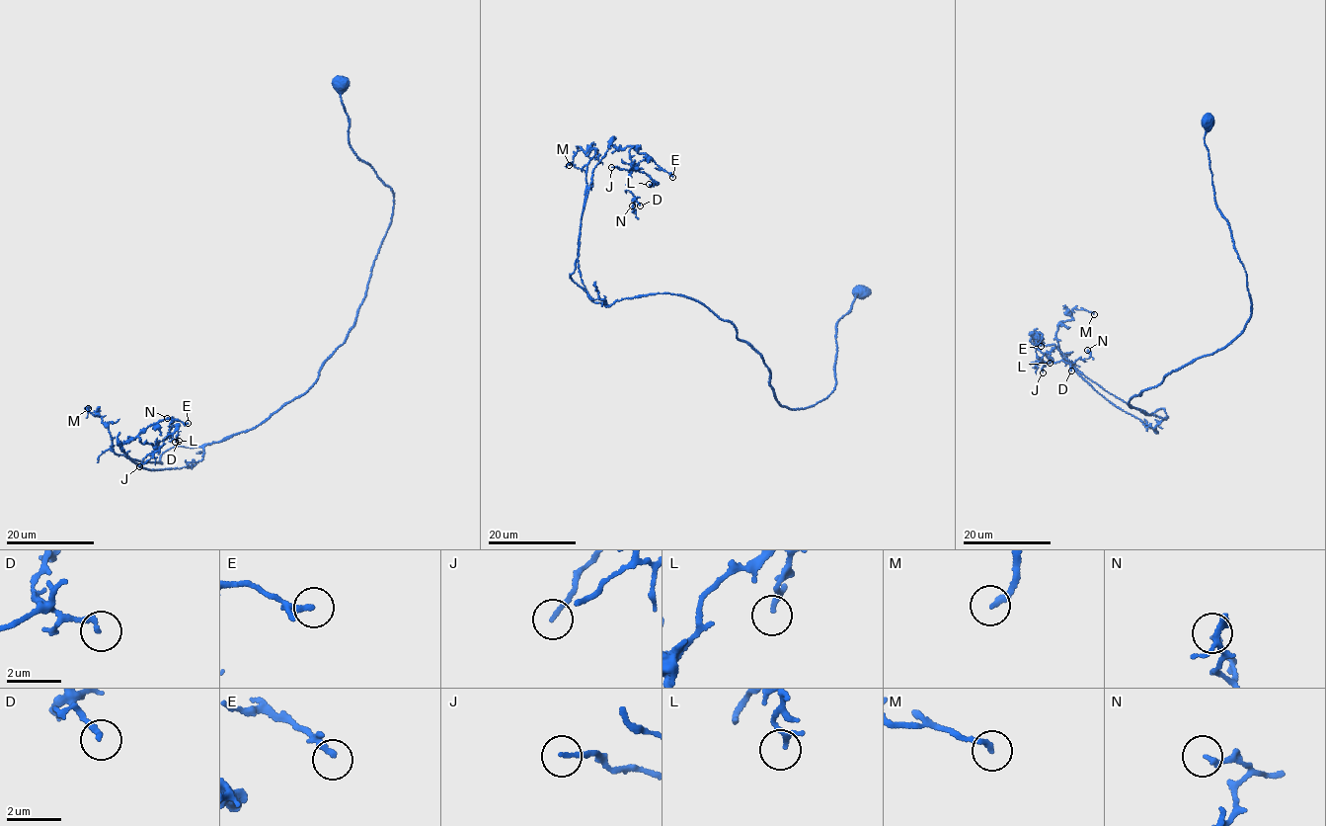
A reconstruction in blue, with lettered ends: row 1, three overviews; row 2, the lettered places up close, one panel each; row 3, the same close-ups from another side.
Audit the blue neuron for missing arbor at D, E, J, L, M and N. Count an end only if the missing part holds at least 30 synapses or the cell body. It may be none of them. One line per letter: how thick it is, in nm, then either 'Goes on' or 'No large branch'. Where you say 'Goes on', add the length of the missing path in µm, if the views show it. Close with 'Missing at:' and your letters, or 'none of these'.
D: Thickness 190 nm. No large branch
E: Thickness 160 nm. No large branch
J: Thickness 140 nm. No large branch
L: Thickness 140 nm. No large branch
M: Thickness 200 nm. Goes on. Missing length about 15 µm
N: Thickness 170 nm. No large branch
Missing at: M

